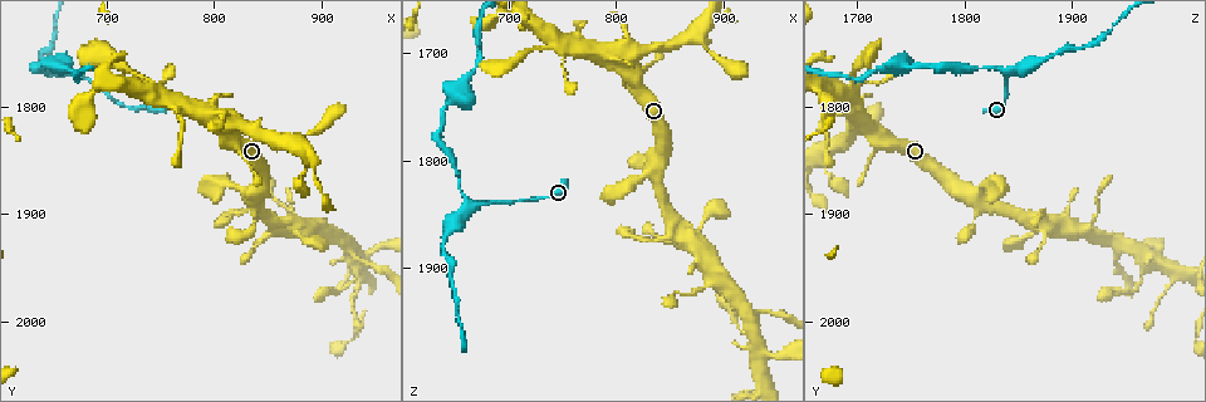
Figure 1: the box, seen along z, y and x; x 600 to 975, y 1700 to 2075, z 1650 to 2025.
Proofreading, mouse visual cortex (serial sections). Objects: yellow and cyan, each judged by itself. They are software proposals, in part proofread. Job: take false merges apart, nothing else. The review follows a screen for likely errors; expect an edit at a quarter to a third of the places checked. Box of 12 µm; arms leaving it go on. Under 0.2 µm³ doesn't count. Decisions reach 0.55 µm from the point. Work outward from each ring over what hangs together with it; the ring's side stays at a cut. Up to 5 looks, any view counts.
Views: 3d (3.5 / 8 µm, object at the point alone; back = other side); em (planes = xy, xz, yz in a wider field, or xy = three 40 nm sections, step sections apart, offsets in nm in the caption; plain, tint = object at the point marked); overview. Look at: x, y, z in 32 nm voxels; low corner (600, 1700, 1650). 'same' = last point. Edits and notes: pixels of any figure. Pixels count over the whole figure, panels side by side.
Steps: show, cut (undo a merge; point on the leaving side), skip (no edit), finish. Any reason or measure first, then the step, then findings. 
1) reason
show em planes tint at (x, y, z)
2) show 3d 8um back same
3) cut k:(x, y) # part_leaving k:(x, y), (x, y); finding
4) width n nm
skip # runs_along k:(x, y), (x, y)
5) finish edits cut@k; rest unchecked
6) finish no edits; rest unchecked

side arm on a straight run
show 3d 3.5um at (924, 1924, 1942)

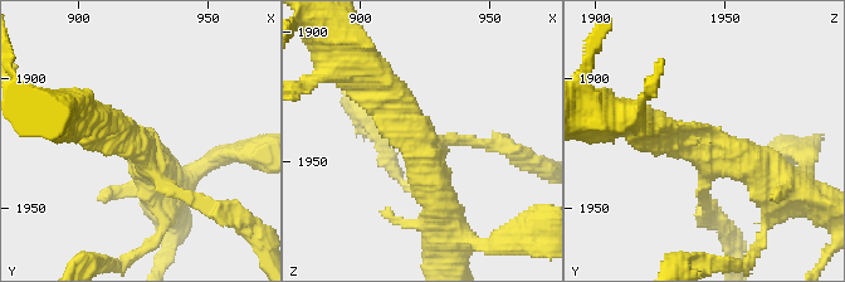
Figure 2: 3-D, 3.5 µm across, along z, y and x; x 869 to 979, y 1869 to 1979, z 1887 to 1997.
need the tissue
show em xy step 1 tint at (923, 1924, 1942)

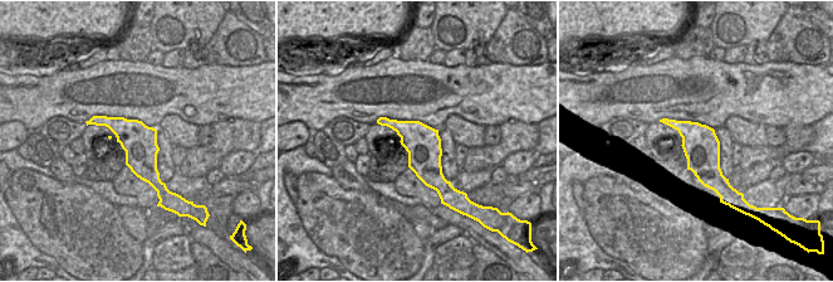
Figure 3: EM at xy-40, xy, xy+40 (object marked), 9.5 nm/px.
arms 3
skip # runs_along 3:(96, 118), (141, 151), (161, 189); continuous, no second cell

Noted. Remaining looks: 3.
arms part here
show 3d 3.5um at (666, 1766, 1844)

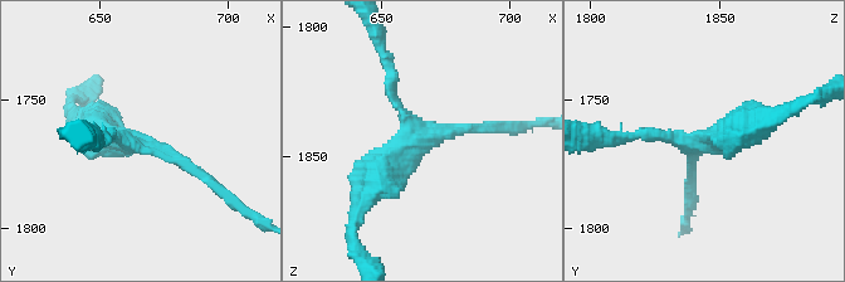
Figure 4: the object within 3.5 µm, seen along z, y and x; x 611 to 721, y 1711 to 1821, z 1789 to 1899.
now the EM
show em planes tint at (669, 1768, 1843)

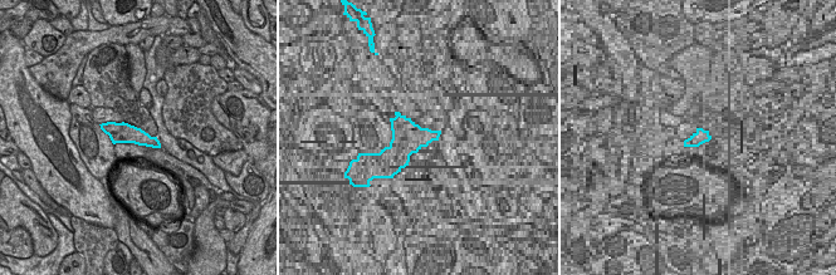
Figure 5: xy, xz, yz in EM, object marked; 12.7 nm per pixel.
width 260 nm
skip # runs_along 5:(104, 126), (156, 145); all the same cell

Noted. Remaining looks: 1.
finish no edits; rest unchecked

